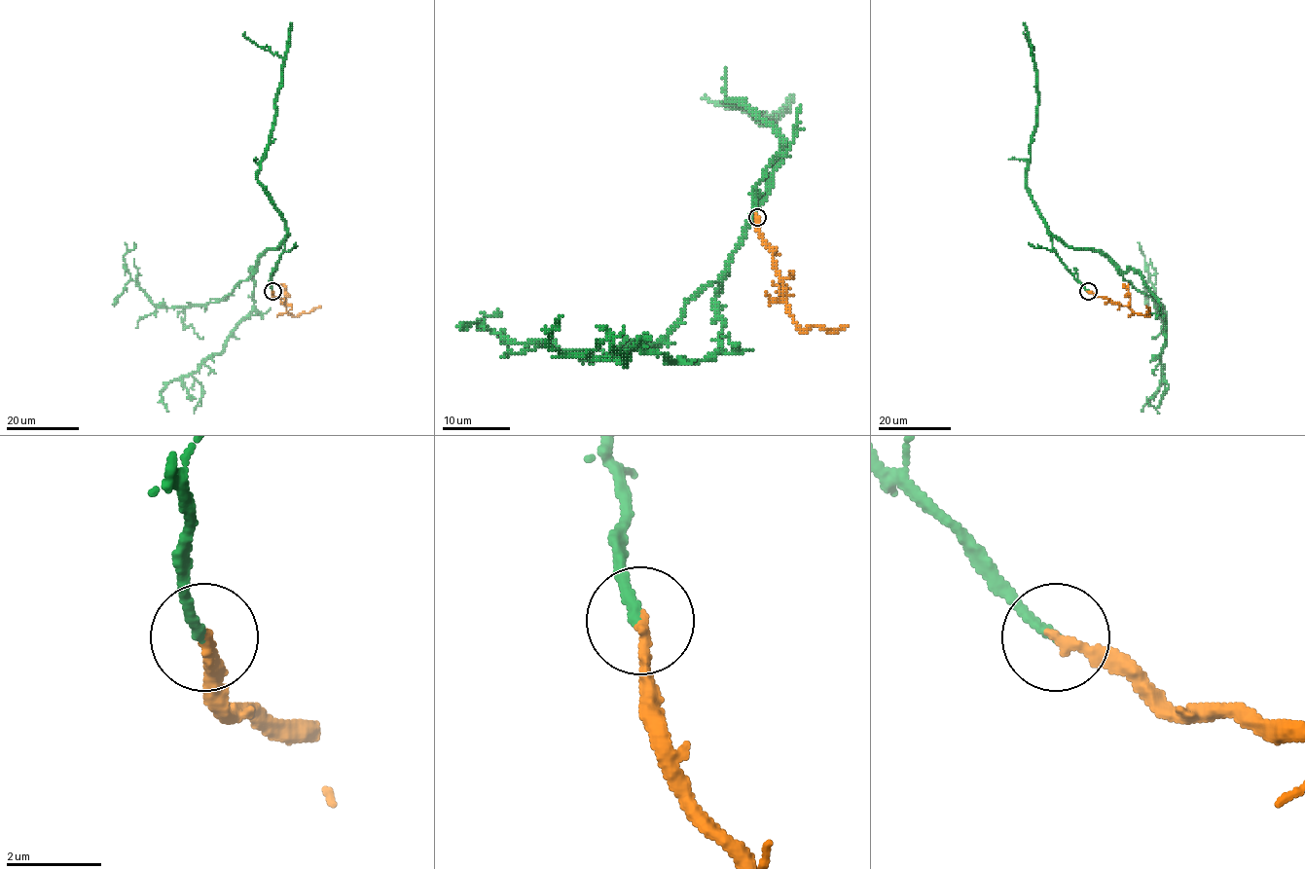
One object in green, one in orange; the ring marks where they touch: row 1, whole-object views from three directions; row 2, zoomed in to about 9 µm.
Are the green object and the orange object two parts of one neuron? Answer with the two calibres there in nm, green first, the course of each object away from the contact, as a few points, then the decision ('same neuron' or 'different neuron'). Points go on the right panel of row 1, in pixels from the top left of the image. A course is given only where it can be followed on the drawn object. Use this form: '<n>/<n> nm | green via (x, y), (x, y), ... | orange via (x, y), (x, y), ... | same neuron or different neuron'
200/240 nm | green via (1088, 291), (1052, 235), (1135, 270), (1159, 300), (1162, 382), (1141, 412) | orange via (1088, 291), (1145, 316), (1149, 310), (1146, 306) | same neuron

